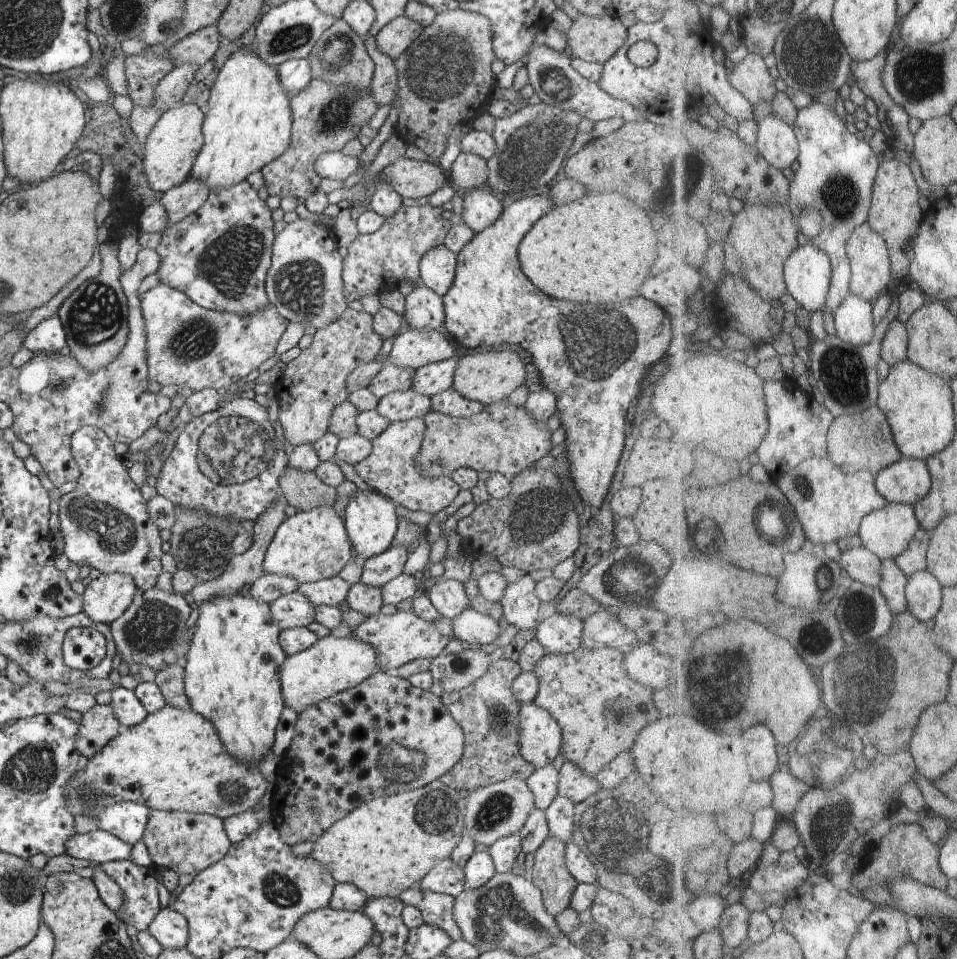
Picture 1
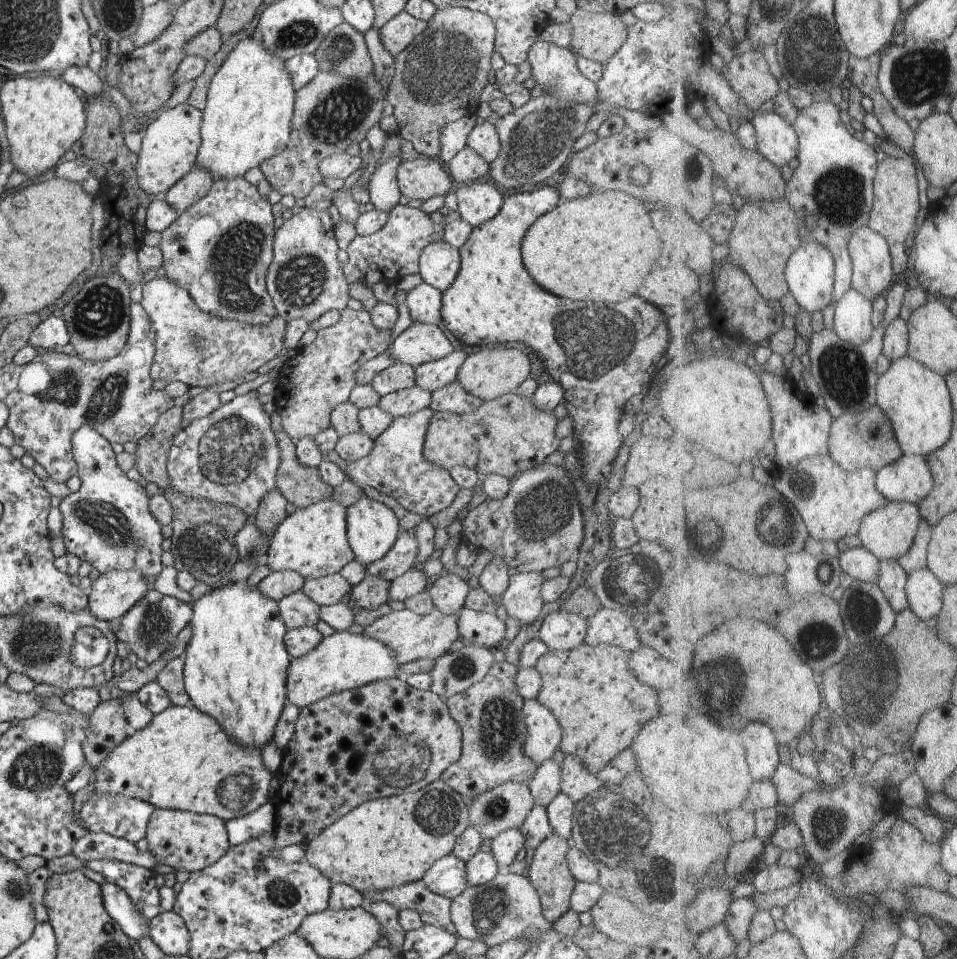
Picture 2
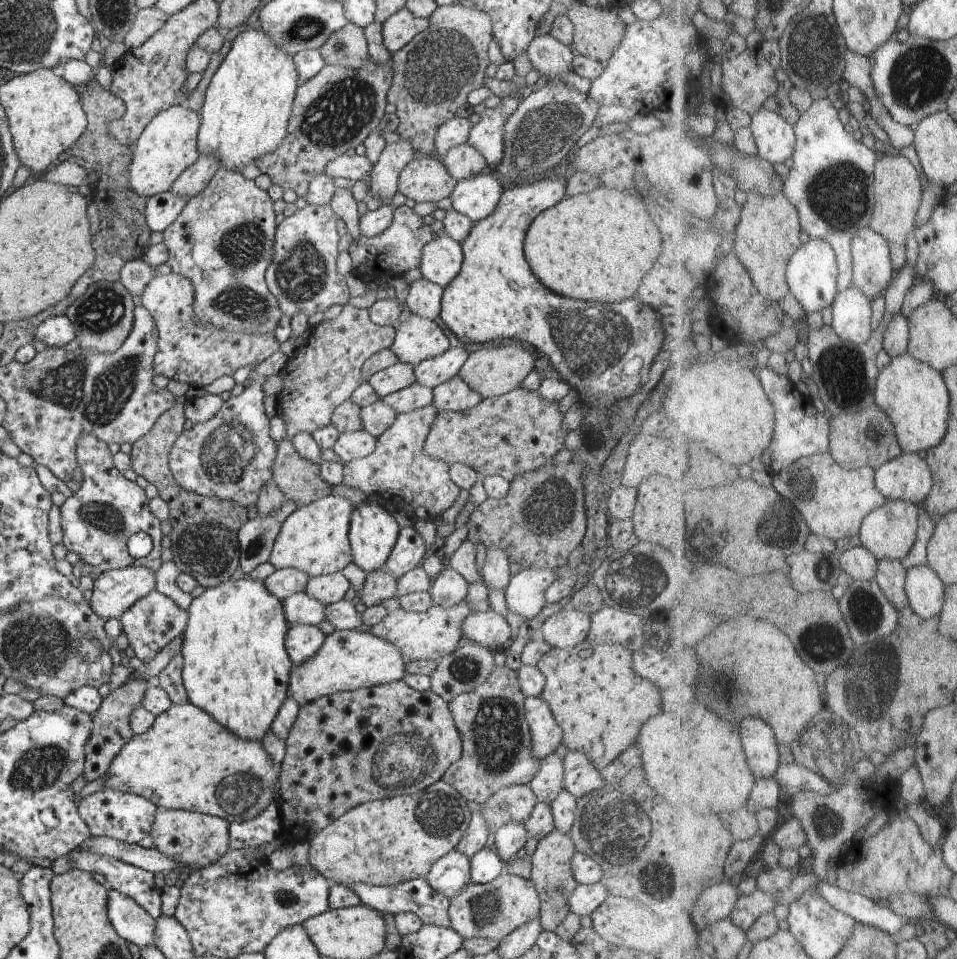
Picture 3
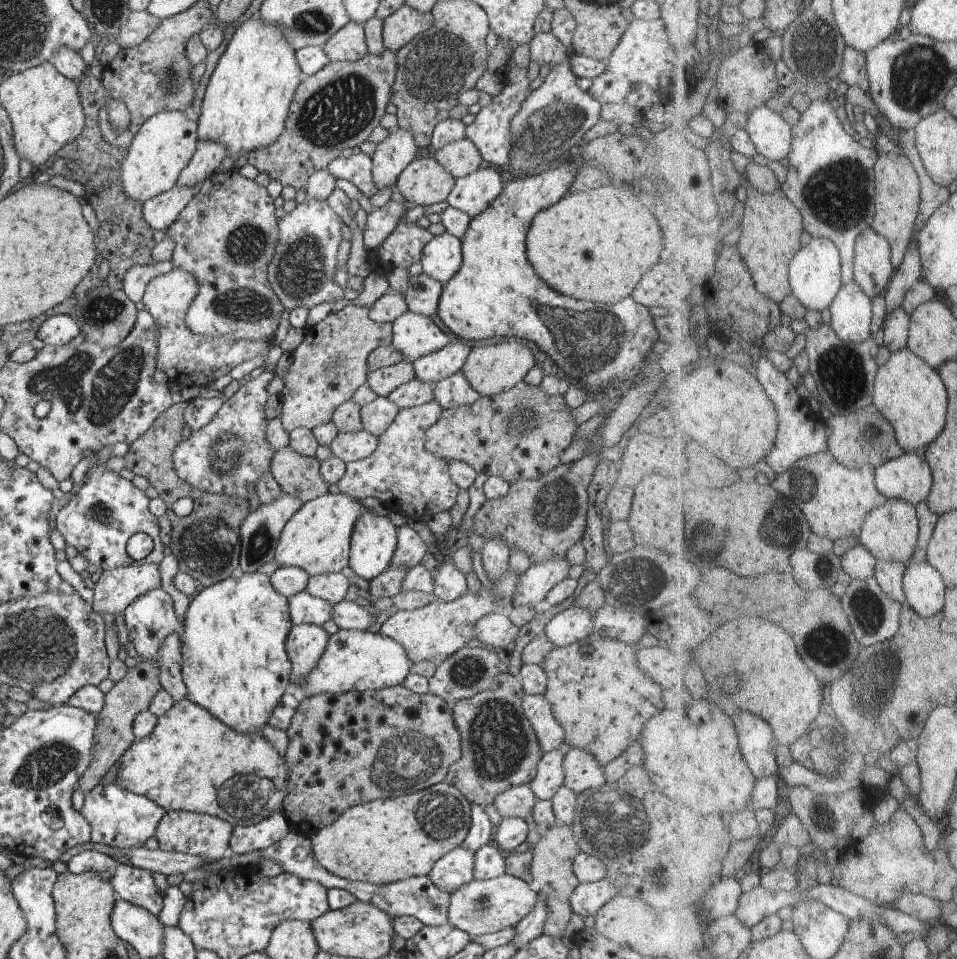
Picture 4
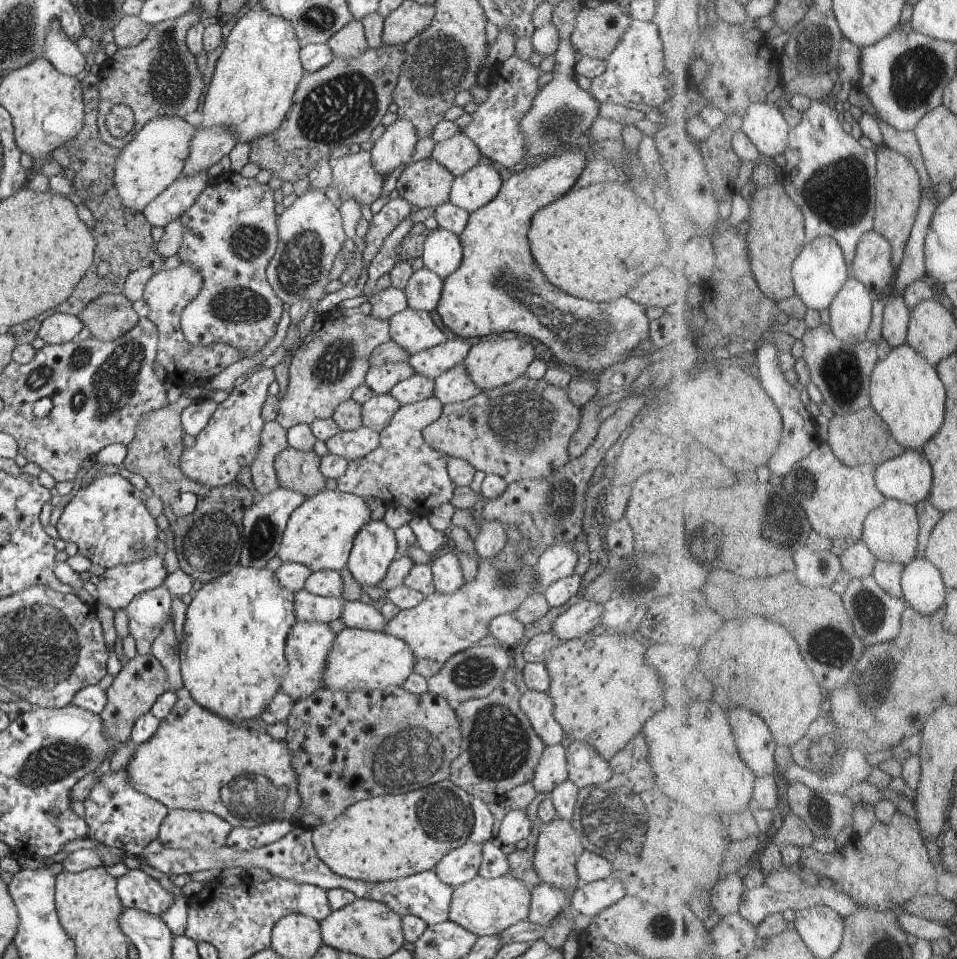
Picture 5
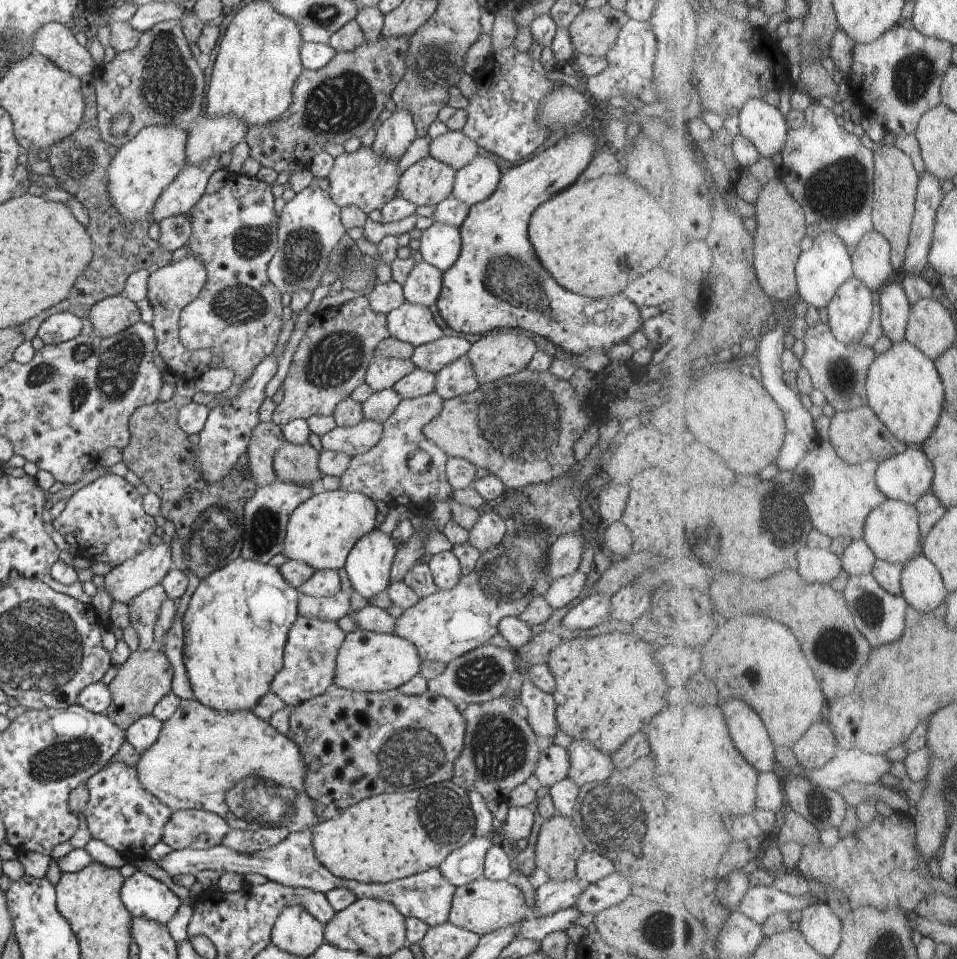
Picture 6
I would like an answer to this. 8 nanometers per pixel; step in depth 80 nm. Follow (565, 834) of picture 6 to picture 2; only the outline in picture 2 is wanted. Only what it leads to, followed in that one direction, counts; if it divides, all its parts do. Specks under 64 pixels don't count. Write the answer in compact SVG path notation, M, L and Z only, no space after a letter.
M553 832L535 848L533 862L529 866L528 877L539 894L543 917L548 919L550 924L558 920L560 916L571 908L569 898L577 880L572 876L567 863L567 852L570 846L572 846L570 840L566 840Z

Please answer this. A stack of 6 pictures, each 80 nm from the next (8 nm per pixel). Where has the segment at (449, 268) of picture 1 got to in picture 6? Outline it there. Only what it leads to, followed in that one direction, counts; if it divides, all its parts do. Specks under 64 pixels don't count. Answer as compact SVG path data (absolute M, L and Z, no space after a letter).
M434 221L432 226L422 231L419 251L429 265L446 272L459 257L461 234L458 227Z

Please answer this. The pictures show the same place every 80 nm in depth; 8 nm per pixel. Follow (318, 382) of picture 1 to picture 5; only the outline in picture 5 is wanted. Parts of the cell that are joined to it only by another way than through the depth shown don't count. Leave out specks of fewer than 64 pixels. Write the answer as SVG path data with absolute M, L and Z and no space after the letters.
M369 302L355 308L334 308L326 316L319 318L291 359L286 394L281 399L275 420L288 430L299 424L311 425L315 420L332 418L336 407L350 399L356 387L365 384L365 376L370 368L369 356L376 347L391 340L389 332L389 321L374 318Z

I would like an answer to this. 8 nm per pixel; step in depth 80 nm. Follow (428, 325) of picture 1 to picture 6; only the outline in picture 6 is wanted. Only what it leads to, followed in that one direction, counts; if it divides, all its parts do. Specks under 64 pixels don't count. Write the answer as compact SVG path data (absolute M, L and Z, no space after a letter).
M426 261L415 263L403 284L405 300L425 307L436 304L443 285L443 272Z

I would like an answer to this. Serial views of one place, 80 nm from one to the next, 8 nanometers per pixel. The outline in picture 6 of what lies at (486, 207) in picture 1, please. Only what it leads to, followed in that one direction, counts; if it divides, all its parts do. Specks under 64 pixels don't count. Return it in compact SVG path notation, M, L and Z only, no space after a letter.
M478 155L470 164L455 172L451 196L469 207L490 198L500 182L500 170L494 160Z

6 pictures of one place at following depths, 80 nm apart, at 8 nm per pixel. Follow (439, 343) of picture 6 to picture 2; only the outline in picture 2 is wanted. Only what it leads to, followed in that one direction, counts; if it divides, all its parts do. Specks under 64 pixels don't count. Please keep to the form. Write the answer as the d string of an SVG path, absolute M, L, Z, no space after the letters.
M452 351L437 361L430 361L415 368L415 384L433 393L457 380L457 372L468 355Z

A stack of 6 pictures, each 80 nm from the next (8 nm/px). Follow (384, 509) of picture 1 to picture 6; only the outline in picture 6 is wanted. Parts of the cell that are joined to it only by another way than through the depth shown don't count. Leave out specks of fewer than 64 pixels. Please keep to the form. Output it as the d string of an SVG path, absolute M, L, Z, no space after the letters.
M372 529L360 537L343 566L354 589L370 600L388 588L389 572L397 548L391 535Z

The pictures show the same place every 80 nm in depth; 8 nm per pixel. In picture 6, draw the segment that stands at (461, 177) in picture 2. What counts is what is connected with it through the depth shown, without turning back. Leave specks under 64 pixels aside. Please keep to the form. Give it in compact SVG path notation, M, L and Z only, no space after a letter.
M448 130L442 136L431 140L429 156L459 171L479 155L478 147L462 131Z

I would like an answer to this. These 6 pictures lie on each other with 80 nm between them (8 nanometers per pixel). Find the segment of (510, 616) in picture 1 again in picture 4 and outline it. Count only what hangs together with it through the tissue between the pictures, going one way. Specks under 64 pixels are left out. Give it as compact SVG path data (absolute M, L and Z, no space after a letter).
M566 558L548 559L548 562L531 564L521 573L511 598L512 607L534 606L546 598L549 590L568 577L570 564Z

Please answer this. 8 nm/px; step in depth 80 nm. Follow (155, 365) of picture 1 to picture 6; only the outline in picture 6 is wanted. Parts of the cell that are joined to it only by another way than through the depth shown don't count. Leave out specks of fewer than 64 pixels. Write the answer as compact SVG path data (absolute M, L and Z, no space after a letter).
M188 254L175 264L167 262L156 265L147 282L146 298L150 306L154 300L152 325L157 338L156 354L164 360L166 370L176 377L177 382L198 380L206 371L218 369L221 364L221 350L218 347L189 351L179 339L179 314L198 296L206 279L204 263L196 259L193 254Z

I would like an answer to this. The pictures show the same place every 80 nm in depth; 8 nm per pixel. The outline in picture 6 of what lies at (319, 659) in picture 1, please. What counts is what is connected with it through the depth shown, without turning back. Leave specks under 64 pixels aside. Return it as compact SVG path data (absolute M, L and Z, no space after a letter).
M357 627L345 633L337 650L333 684L353 691L382 692L398 689L419 672L421 665L417 648L394 633L379 633Z

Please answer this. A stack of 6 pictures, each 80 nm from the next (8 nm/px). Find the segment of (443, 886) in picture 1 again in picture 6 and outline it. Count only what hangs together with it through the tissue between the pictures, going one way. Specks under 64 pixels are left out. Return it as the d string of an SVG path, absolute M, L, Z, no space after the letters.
M472 837L462 848L453 850L440 864L440 872L455 887L472 882L483 874L485 856L492 846L486 837Z

